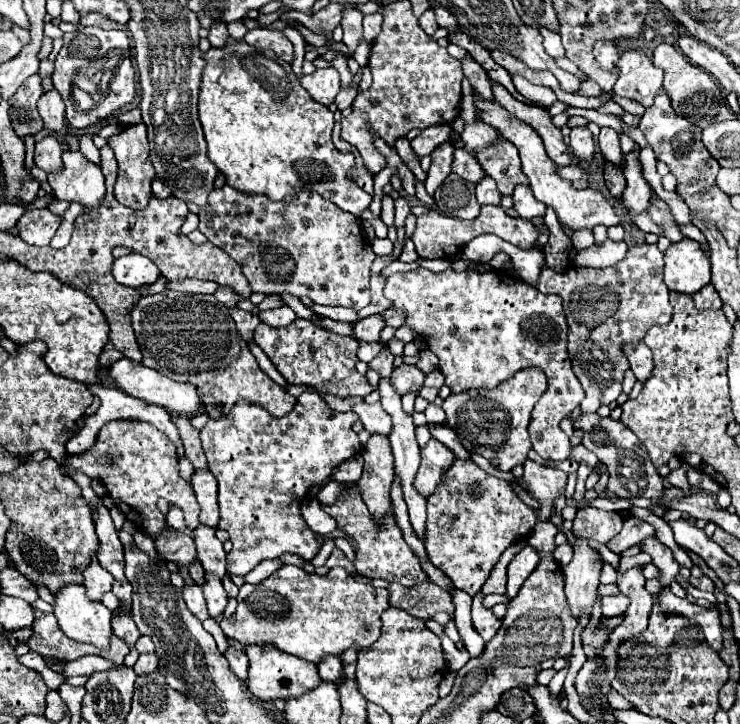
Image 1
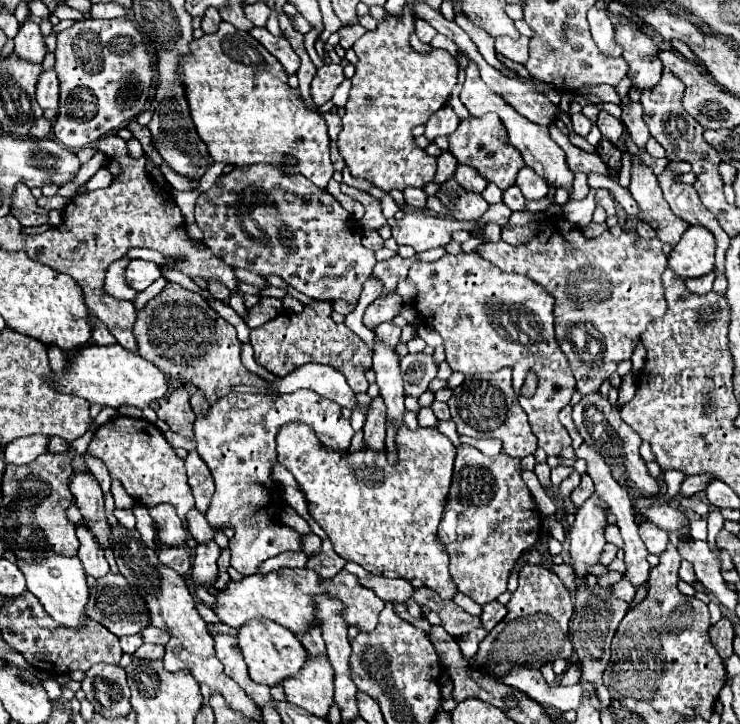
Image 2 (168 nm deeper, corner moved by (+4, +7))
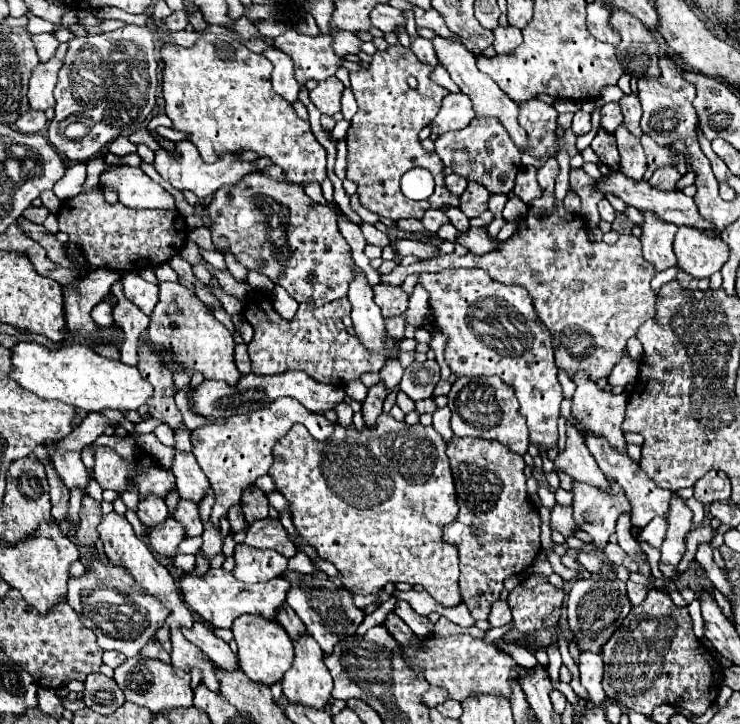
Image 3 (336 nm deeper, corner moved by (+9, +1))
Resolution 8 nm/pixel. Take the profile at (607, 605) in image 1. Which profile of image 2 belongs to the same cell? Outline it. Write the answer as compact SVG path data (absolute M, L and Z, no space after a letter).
M623 577L619 583L615 583L615 585L613 585L613 595L615 595L615 597L619 597L619 599L623 599L623 601L627 601L627 603L631 603L631 601L633 601L635 591L637 591L637 587L635 587L635 585L631 585L631 581L627 581L625 577Z

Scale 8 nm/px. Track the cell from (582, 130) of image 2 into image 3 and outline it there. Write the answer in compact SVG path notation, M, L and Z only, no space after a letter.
M576 111L574 113L574 121L572 121L572 131L580 137L586 135L590 131L590 113L584 111Z

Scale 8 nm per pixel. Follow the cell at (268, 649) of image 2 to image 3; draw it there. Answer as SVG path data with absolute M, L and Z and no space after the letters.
M242 615L234 621L232 633L238 643L238 665L248 675L248 679L252 679L254 683L274 685L290 669L294 661L294 647L286 631L278 627L278 621L270 623L268 619L262 619L256 615Z

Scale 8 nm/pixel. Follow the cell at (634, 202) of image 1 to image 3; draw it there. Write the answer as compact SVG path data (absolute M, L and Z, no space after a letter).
M624 95L618 105L622 107L622 115L624 115L624 125L628 127L628 131L634 135L634 137L642 137L642 129L640 129L640 117L642 117L642 109L640 109L640 101L636 95Z

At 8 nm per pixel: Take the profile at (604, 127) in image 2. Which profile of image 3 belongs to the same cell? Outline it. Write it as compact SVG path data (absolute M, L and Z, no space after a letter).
M606 103L602 107L602 119L600 119L600 127L608 133L614 133L622 123L622 111L618 107L618 103Z

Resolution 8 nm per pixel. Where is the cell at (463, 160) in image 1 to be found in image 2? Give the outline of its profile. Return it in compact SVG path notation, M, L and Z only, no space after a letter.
M459 165L459 167L457 167L455 181L457 181L463 189L473 191L473 193L483 193L483 189L487 187L487 181L485 181L473 167L467 167L467 165Z

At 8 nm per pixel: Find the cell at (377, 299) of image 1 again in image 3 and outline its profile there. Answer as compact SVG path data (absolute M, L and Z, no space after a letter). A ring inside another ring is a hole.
M550 157L538 169L542 197L530 203L530 211L520 229L498 249L486 255L466 253L458 257L450 253L408 267L396 265L388 275L380 275L380 281L402 285L406 275L412 273L440 271L446 267L480 267L500 283L522 285L530 291L536 313L552 335L556 367L564 369L570 377L586 371L592 381L598 381L608 377L612 367L622 359L626 341L636 335L638 327L656 315L656 293L650 287L656 267L644 259L640 239L634 235L620 235L614 245L588 241L584 219L566 211L554 199L556 175L558 161ZM542 211L546 217L538 217Z

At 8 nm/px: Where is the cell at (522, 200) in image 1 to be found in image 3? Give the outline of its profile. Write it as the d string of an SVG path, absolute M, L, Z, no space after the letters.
M528 165L528 167L522 167L522 169L518 171L514 193L516 193L516 197L520 197L526 205L530 205L534 199L538 199L540 187L538 187L538 181L536 181L536 167Z

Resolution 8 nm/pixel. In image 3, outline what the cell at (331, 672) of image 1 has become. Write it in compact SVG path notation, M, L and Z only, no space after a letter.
M288 605L282 607L282 611L278 611L276 621L286 629L286 633L290 635L292 641L298 641L302 637L302 633L306 633L306 625L300 621L300 617Z

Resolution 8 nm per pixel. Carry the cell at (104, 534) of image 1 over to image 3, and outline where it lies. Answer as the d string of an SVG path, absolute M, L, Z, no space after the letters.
M66 451L66 453L58 453L58 455L52 455L52 463L62 479L62 483L68 487L68 489L80 489L82 495L86 495L86 485L90 481L90 475L88 475L88 469L84 467L82 459L80 459L80 453L72 453L72 451Z

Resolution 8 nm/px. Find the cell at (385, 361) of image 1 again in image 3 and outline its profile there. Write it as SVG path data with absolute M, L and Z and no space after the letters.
M398 315L394 319L386 319L386 331L394 339L402 339L404 337L404 325L406 323L404 323L404 317L402 315Z

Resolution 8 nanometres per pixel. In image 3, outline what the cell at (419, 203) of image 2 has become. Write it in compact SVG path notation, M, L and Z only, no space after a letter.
M426 209L420 221L422 221L422 225L424 225L424 229L426 229L426 231L436 233L436 231L438 231L438 227L440 227L442 223L446 223L446 221L448 221L448 217L446 217L440 209Z

